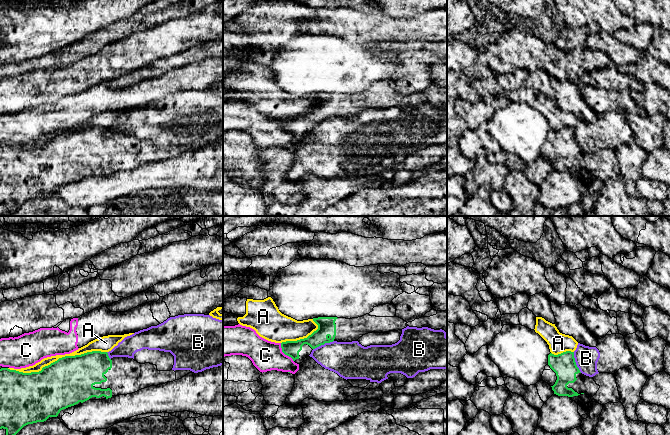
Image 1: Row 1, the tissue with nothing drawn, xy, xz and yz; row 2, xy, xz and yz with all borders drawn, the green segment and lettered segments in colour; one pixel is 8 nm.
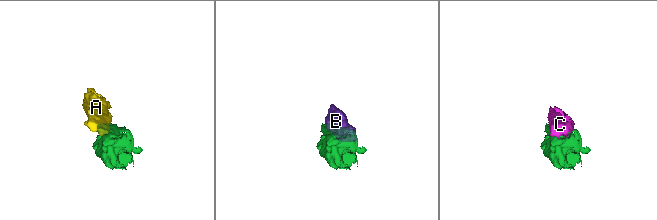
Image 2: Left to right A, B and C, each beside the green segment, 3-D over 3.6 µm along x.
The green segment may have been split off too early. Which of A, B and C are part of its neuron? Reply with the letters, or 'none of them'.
none of them

